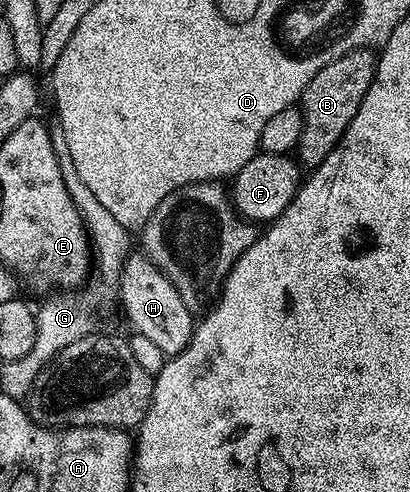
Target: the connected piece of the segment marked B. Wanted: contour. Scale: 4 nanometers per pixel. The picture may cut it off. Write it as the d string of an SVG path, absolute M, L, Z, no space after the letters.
M372 48L352 49L341 57L334 57L331 63L317 72L311 83L307 83L299 102L302 127L295 150L302 166L321 165L323 159L331 155L339 139L343 139L343 131L347 131L351 119L355 119L359 103L363 103L363 95L367 95L367 87L371 87L371 79L377 70L377 58L378 54Z

